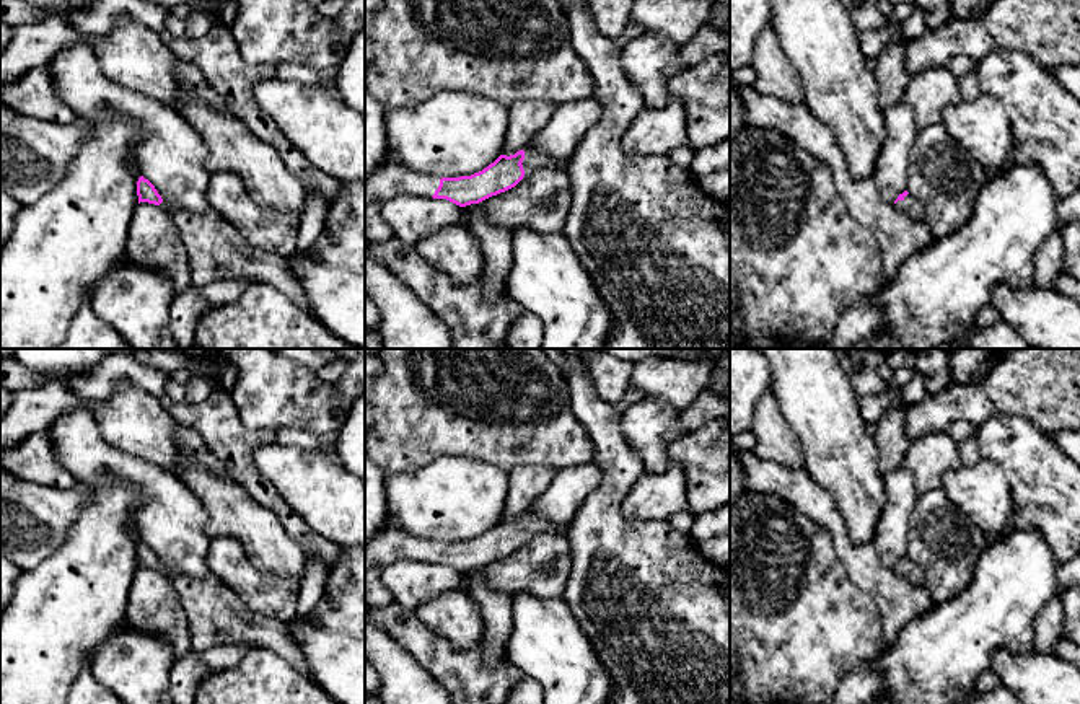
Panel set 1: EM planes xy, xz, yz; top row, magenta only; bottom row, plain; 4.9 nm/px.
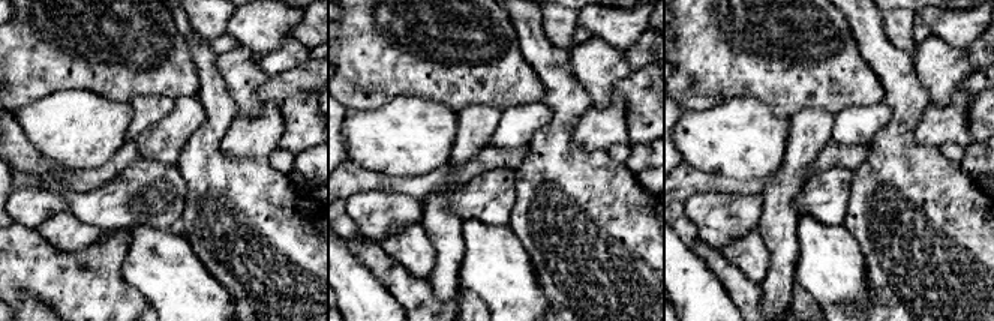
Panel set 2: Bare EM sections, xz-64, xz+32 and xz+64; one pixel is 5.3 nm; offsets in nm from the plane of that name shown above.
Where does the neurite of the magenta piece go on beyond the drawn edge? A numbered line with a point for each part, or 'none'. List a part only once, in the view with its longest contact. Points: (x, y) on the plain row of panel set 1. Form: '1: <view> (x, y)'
1: xz (533, 525)
2: xz (390, 545)

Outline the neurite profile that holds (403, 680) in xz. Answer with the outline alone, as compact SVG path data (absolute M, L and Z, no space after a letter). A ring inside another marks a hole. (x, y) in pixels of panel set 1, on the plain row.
M365 623L365 660L378 673L381 704L451 704L438 681L370 623Z

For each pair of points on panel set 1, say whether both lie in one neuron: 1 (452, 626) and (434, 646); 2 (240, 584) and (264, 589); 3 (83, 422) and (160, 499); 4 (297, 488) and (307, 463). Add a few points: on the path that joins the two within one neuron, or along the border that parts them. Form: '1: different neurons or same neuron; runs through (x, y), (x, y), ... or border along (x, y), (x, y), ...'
1: different neurons; border along (414, 611), (456, 646), (469, 647), (481, 636)
2: same neuron; runs through (246, 584), (258, 589)
3: same neuron; runs through (96, 445), (113, 462), (136, 470), (142, 476)
4: same neuron; runs through (303, 481), (307, 470)

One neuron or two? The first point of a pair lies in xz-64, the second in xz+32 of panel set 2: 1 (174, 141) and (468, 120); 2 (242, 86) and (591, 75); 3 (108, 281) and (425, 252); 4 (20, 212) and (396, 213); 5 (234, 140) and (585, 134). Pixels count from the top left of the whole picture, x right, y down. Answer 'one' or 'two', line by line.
1: two
2: one
3: two
4: one
5: one

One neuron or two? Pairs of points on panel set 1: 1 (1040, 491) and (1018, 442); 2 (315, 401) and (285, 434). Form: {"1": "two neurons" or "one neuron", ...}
{"1": "one neuron", "2": "two neurons"}

